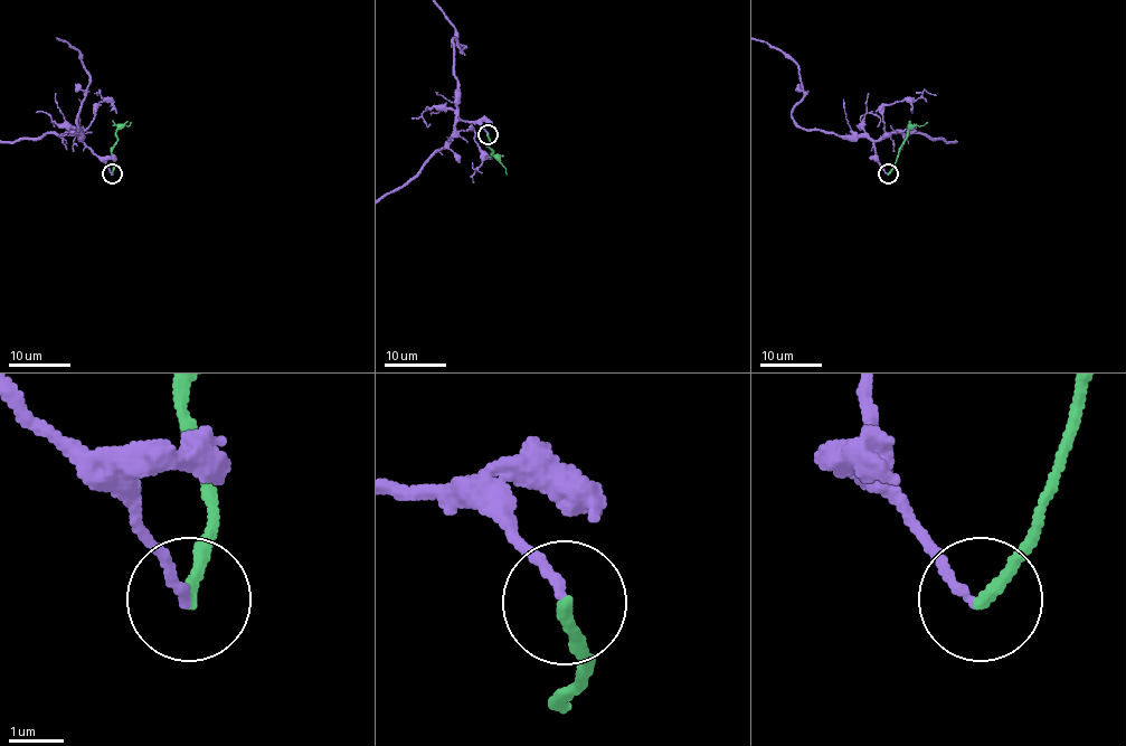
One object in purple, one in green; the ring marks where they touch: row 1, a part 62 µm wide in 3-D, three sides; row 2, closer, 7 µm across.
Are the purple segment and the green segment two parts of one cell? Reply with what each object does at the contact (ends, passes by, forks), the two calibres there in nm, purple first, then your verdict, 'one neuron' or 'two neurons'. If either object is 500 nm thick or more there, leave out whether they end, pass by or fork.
purple ends there; green ends there; 170 nm thick on the purple side, 220 nm on the other; two neurons

